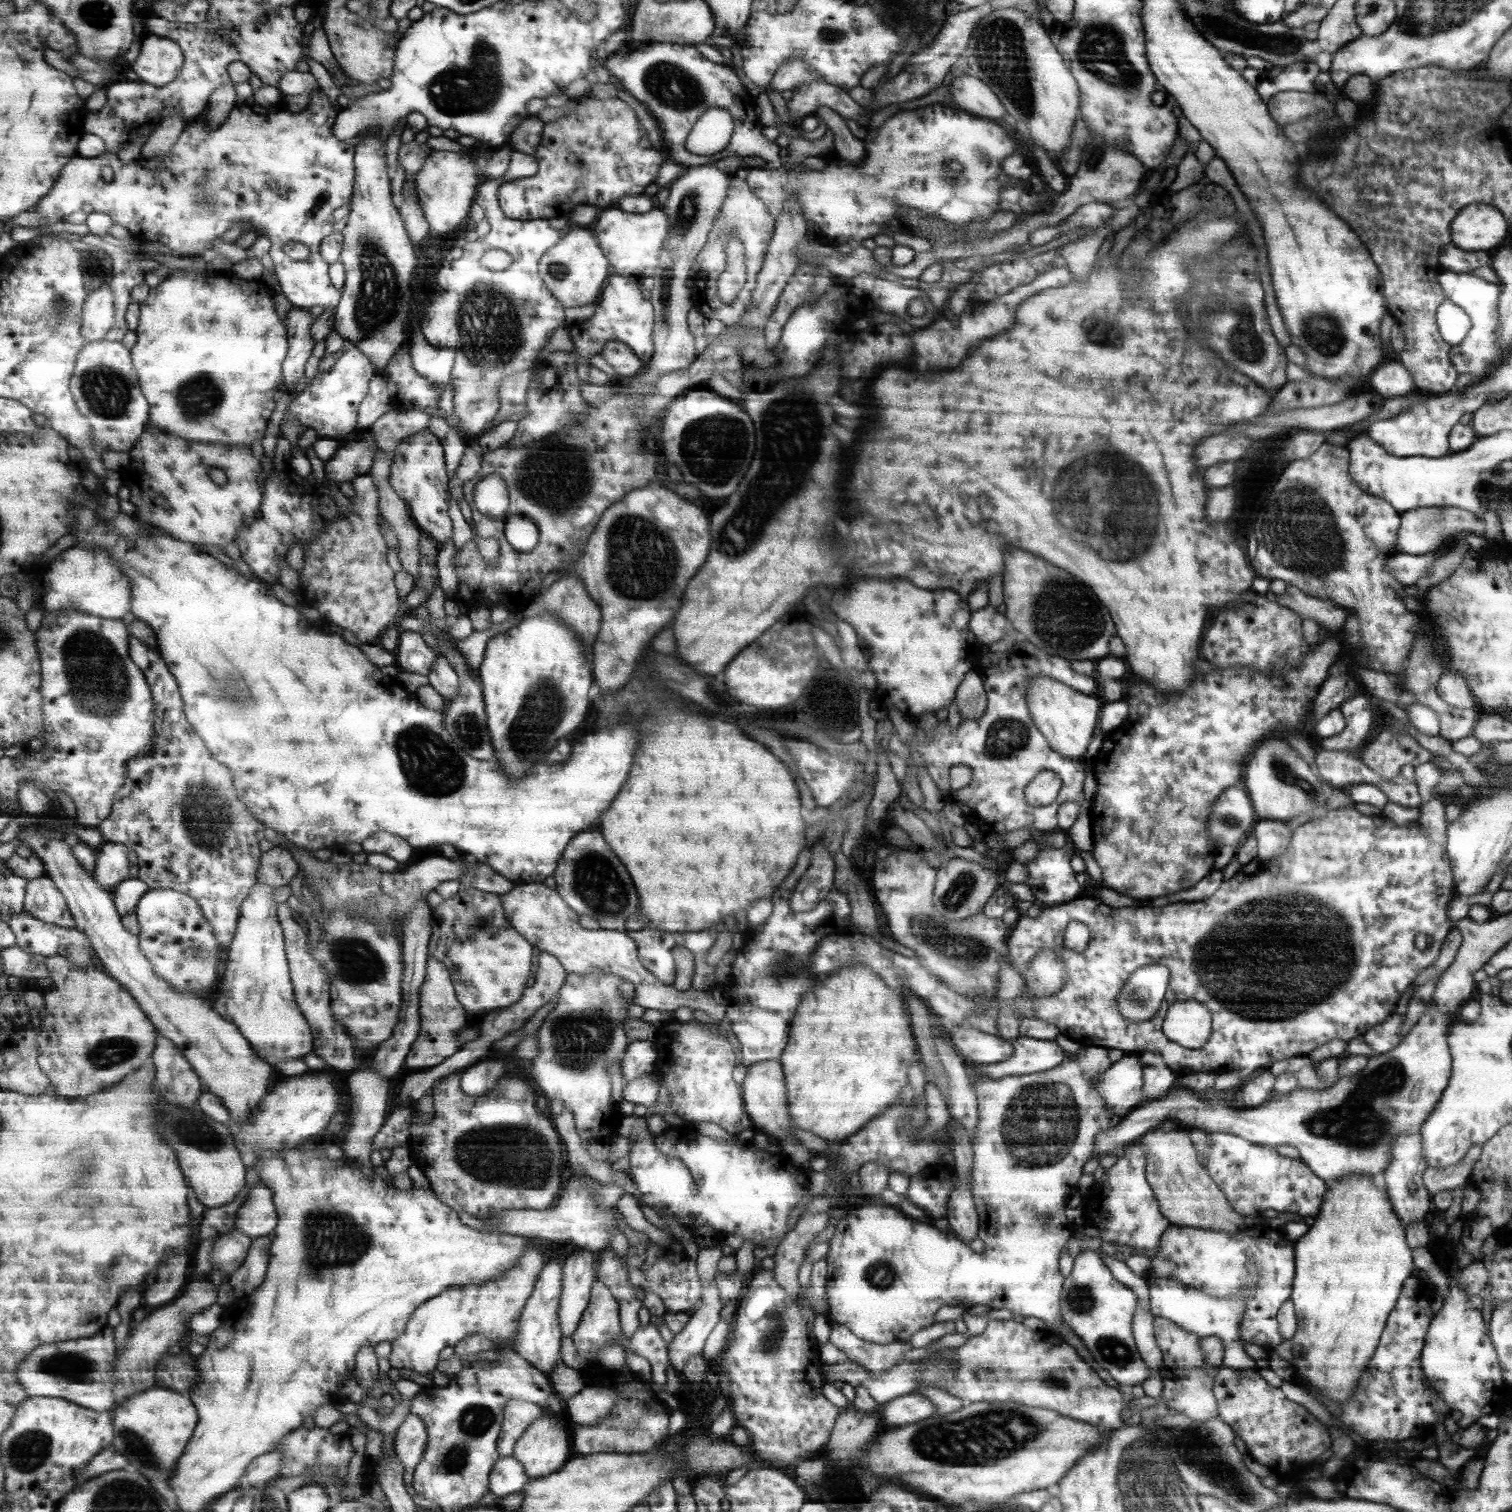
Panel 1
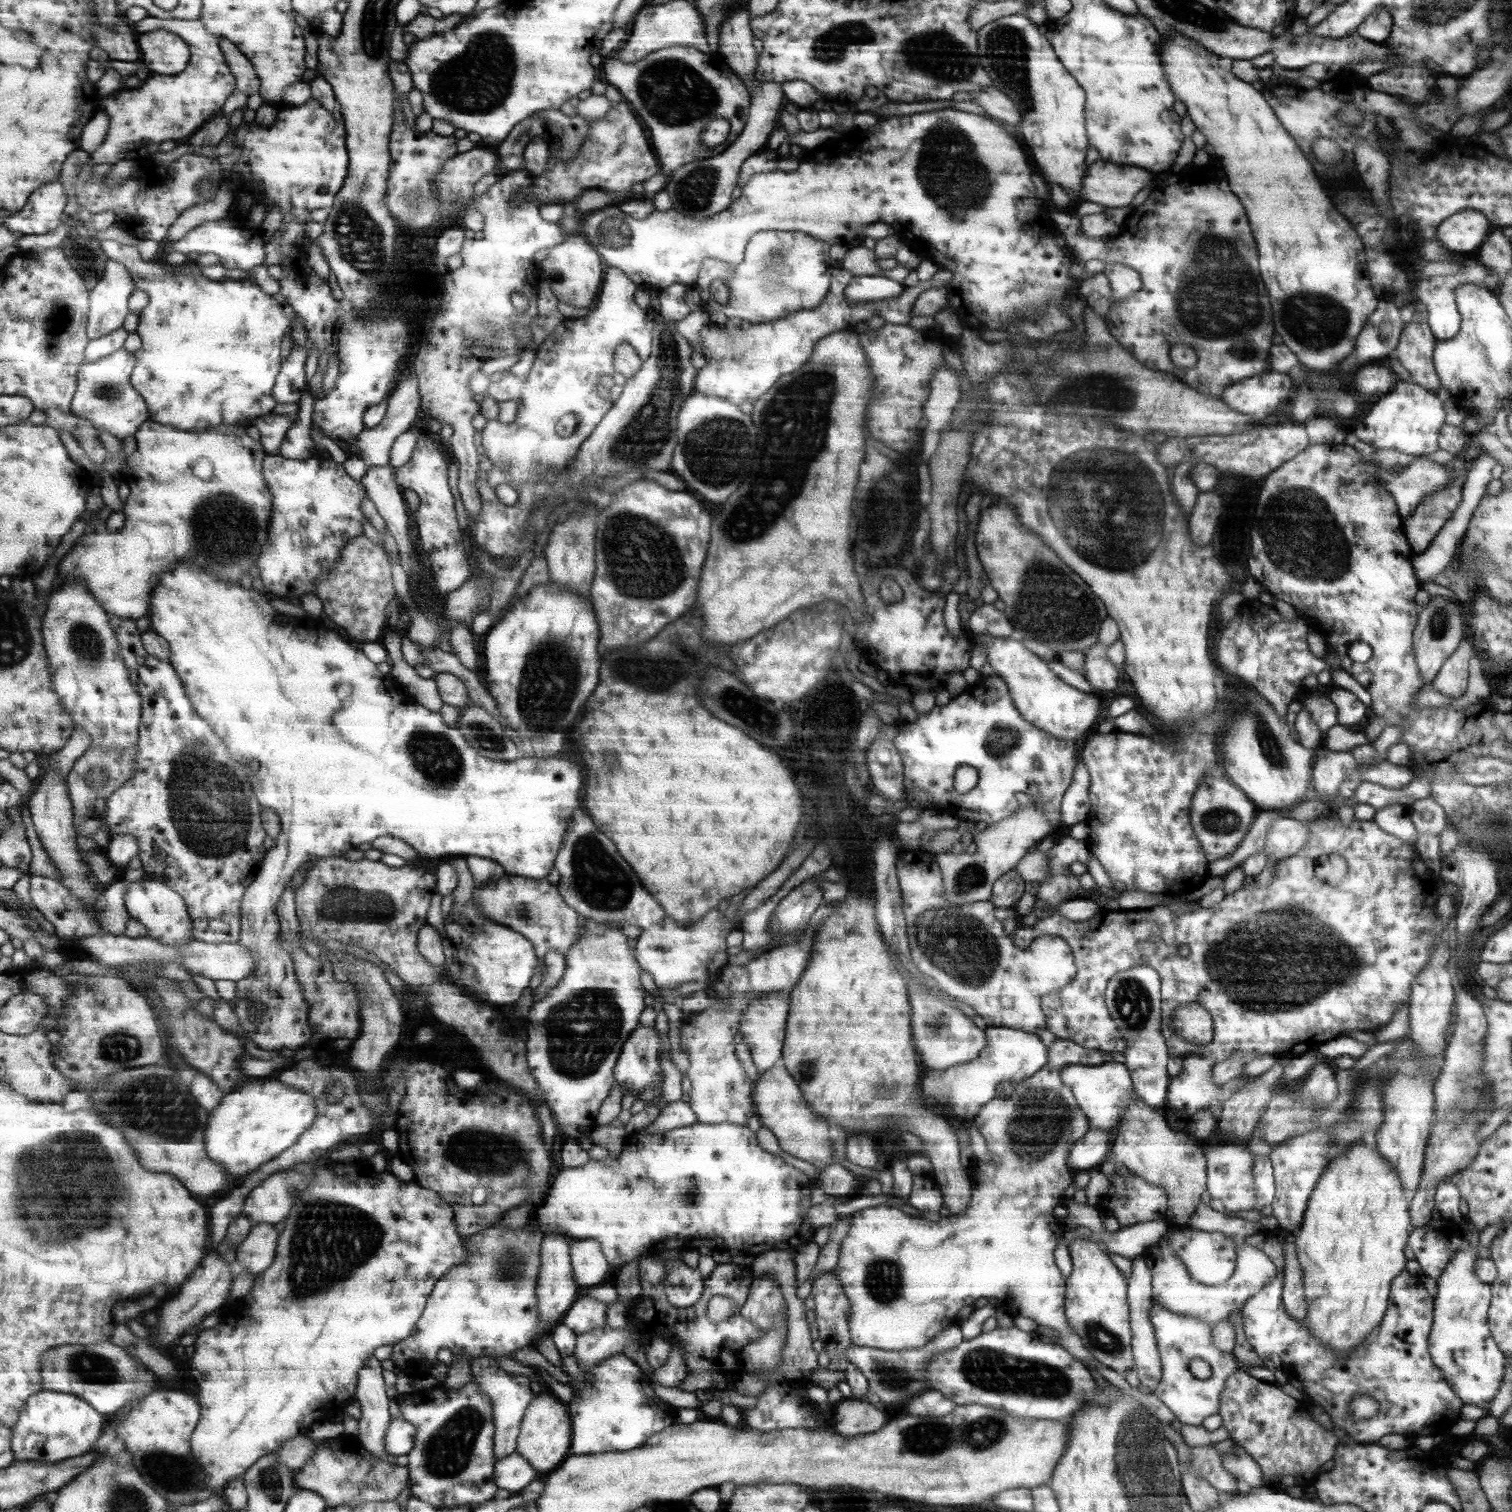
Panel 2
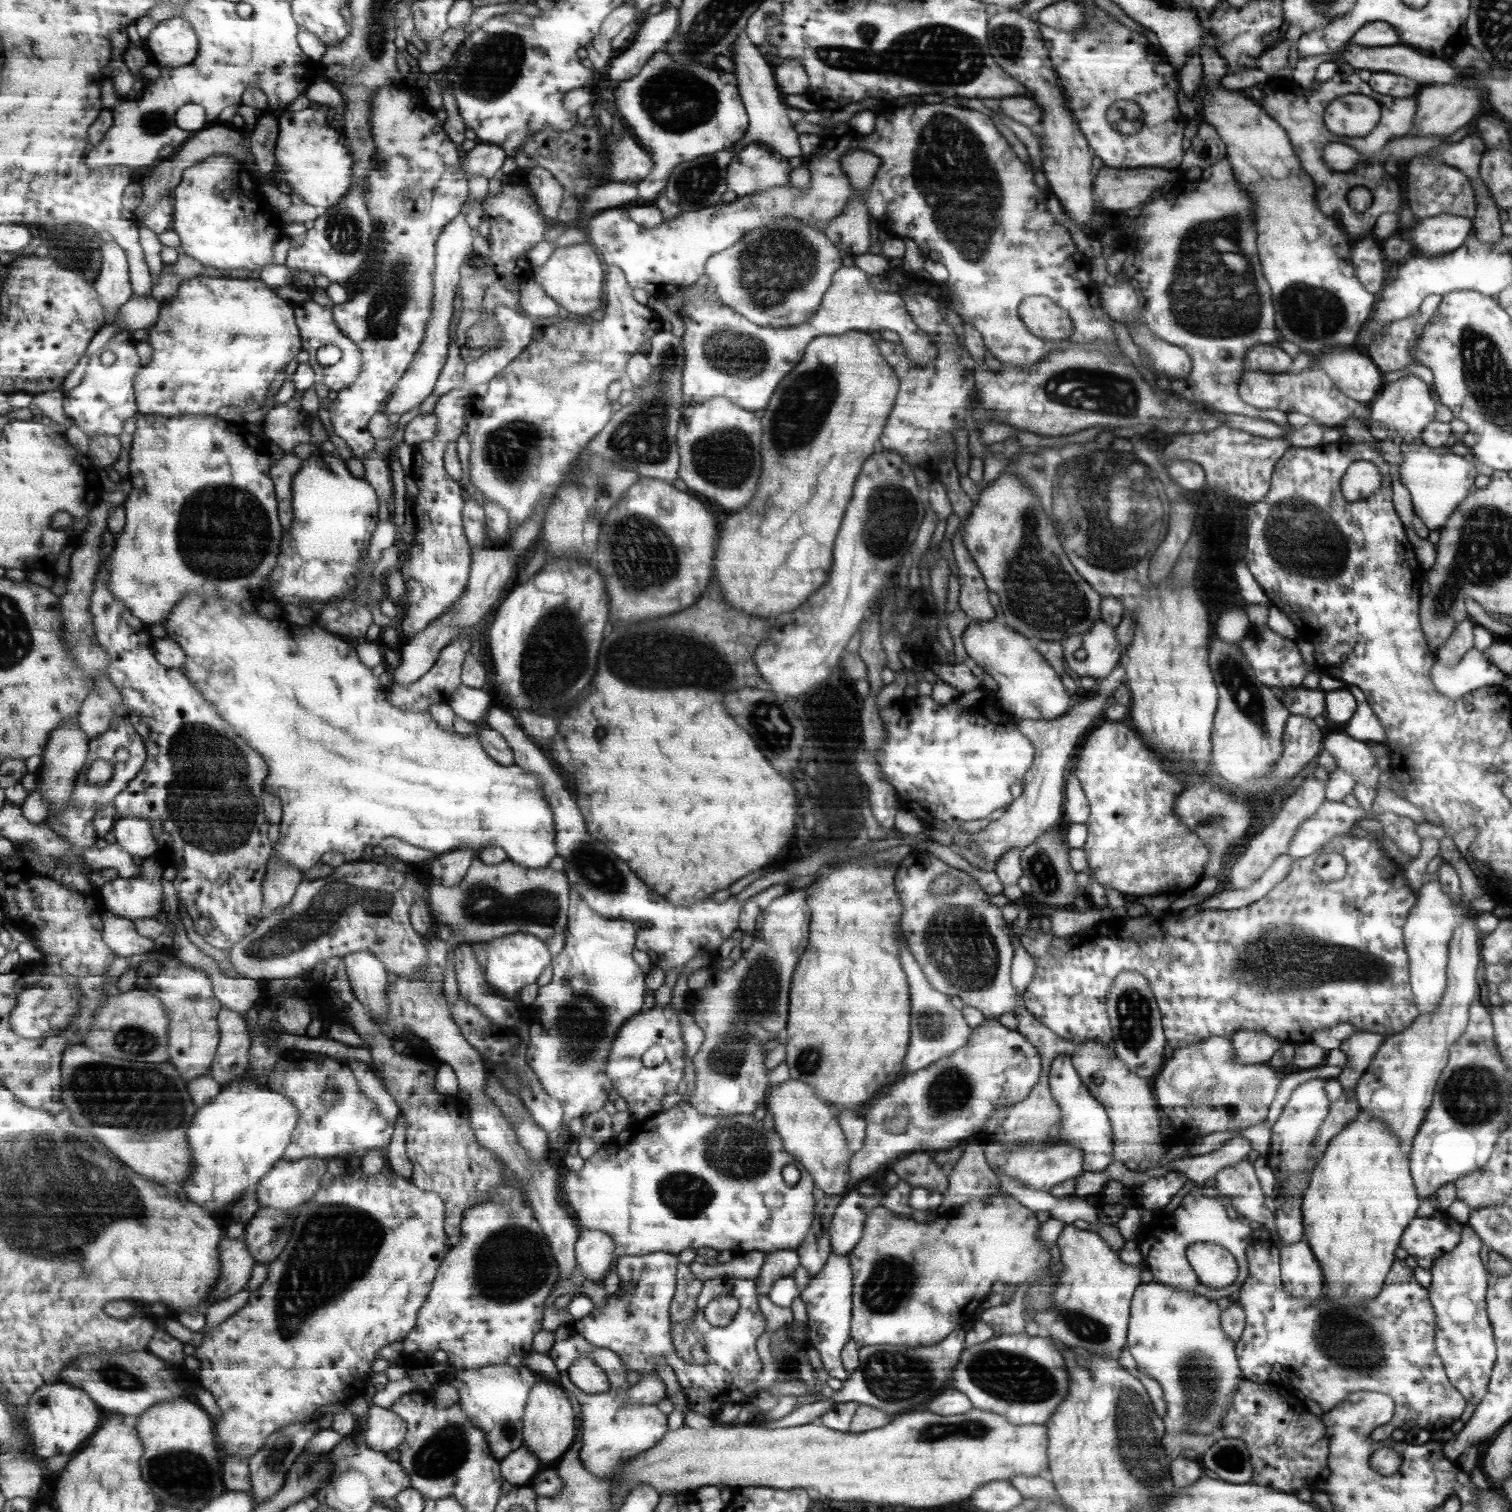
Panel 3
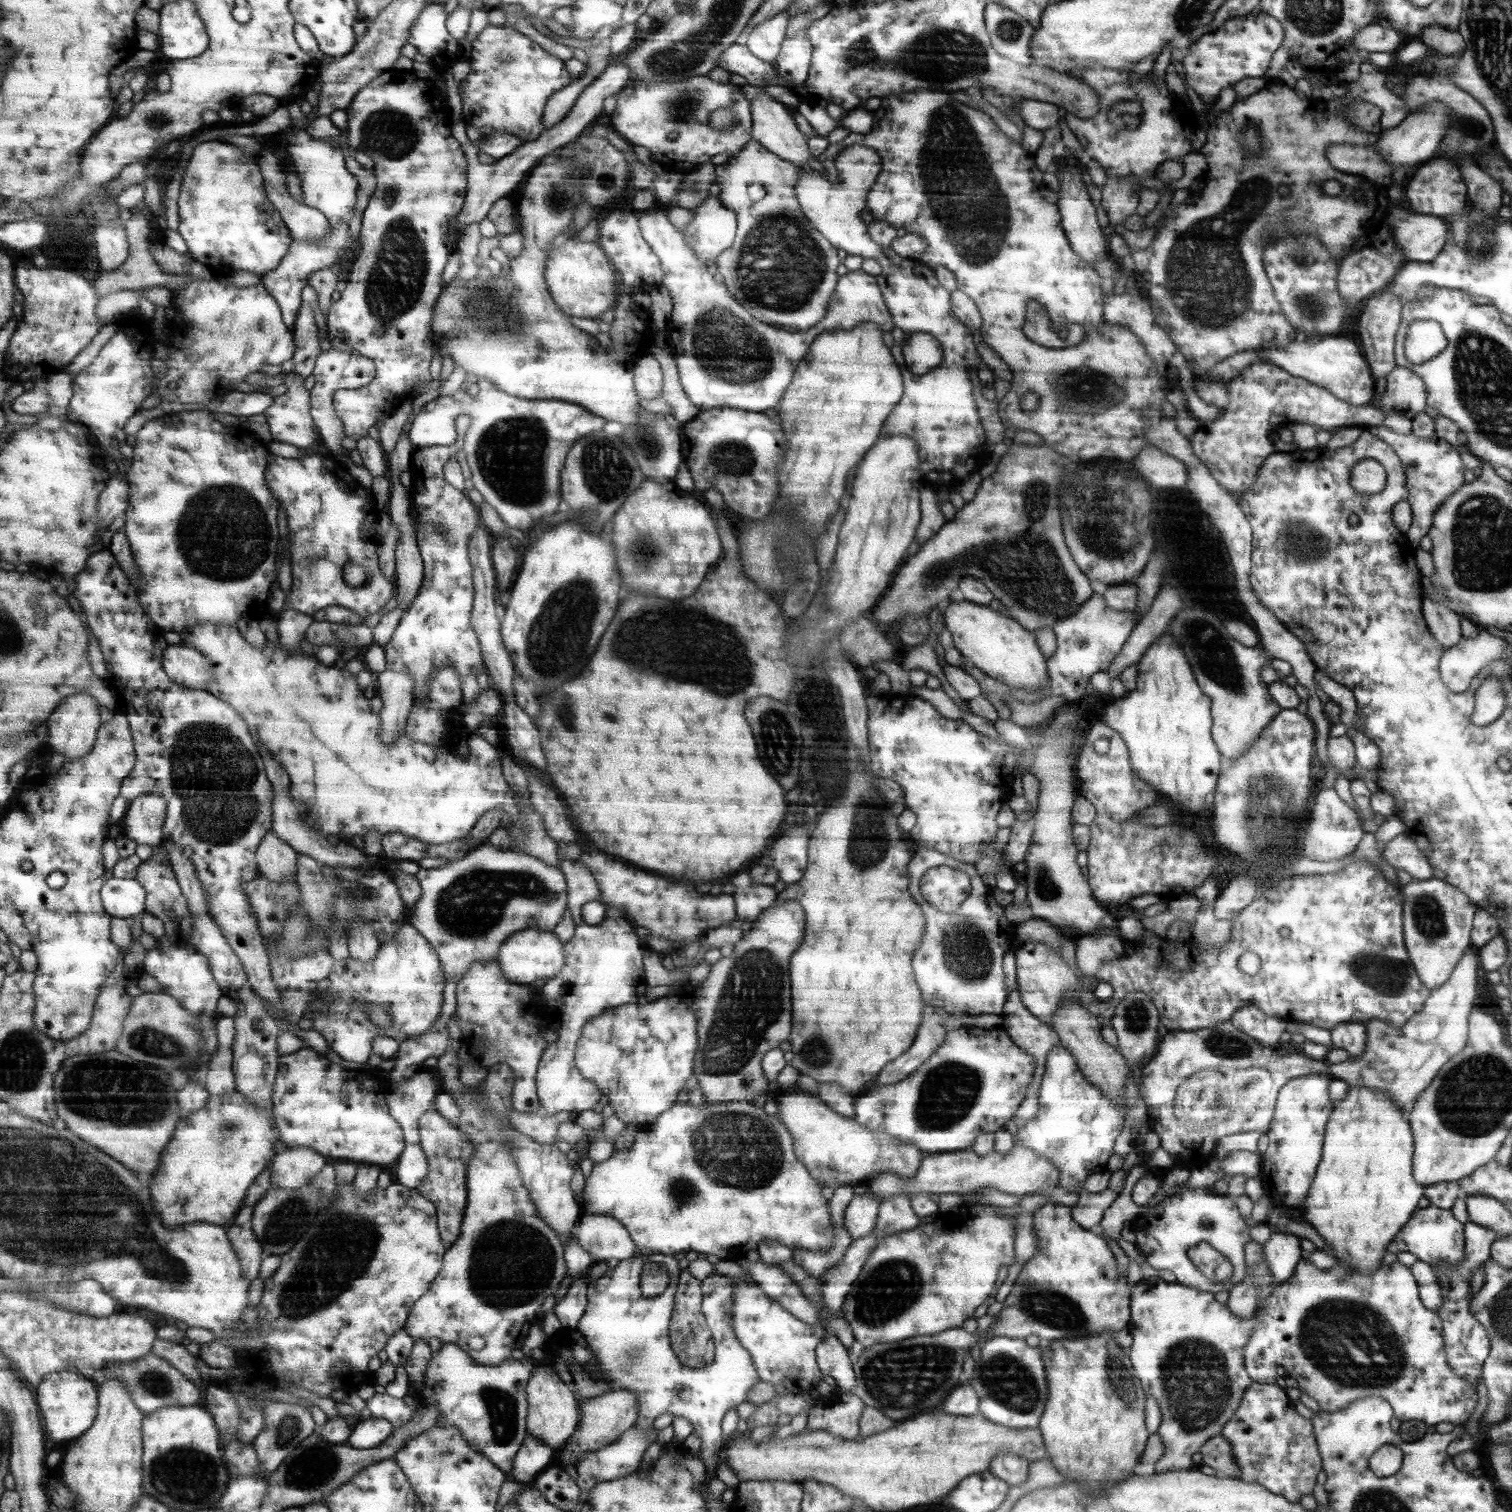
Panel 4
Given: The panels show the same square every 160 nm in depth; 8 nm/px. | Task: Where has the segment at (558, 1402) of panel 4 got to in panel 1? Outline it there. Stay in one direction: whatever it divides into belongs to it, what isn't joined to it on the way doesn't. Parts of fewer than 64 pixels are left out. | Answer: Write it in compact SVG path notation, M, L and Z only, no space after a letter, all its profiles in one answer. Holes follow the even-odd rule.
M544 1412L541 1418L529 1426L517 1442L514 1457L524 1464L525 1470L532 1480L560 1471L571 1459L571 1454L574 1455L572 1435L566 1431L565 1421L565 1415L559 1416L553 1412Z

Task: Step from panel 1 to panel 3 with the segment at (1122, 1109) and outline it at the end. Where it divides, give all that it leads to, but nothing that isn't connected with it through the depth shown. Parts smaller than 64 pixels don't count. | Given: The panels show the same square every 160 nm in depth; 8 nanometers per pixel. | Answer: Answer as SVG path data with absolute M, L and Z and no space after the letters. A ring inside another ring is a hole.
M1061 1056L1052 1062L1048 1082L1060 1115L1060 1125L1056 1137L1052 1140L1053 1144L1066 1144L1071 1148L1078 1148L1083 1155L1083 1172L1105 1170L1113 1160L1114 1142L1112 1123L1109 1122L1103 1104L1095 1096L1089 1094L1088 1088L1080 1081L1079 1075L1072 1066L1070 1056Z

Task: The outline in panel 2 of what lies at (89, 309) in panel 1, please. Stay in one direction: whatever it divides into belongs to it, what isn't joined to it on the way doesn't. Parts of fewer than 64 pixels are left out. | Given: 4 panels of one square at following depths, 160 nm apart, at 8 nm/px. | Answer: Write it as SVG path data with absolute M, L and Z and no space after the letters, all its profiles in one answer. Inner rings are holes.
M115 259L107 261L104 277L90 296L88 335L91 340L124 326L130 313L130 298L137 286L126 264Z

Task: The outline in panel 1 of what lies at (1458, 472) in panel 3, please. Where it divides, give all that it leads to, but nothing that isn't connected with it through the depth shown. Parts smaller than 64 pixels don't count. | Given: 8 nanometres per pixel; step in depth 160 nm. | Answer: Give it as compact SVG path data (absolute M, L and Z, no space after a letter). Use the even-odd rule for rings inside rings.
M1419 507L1400 513L1400 528L1395 542L1395 555L1411 554L1413 556L1434 552L1443 546L1450 536L1458 532L1466 532L1470 536L1482 536L1484 522L1468 511L1457 507Z

